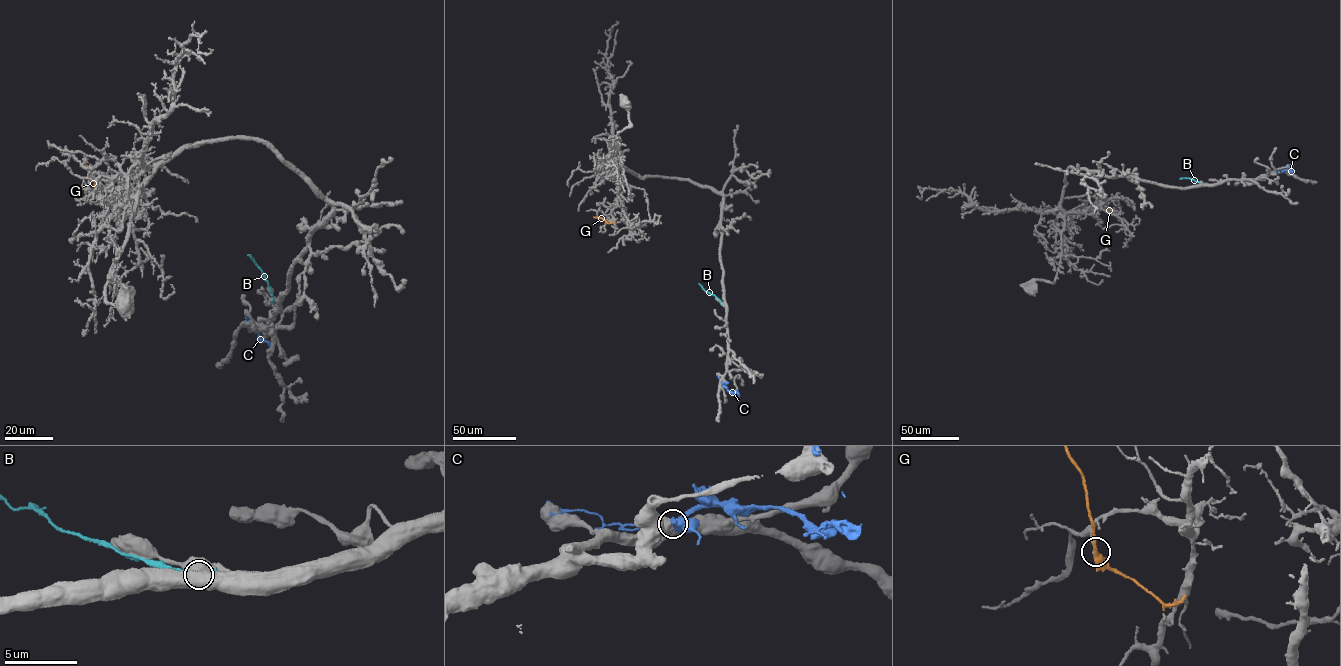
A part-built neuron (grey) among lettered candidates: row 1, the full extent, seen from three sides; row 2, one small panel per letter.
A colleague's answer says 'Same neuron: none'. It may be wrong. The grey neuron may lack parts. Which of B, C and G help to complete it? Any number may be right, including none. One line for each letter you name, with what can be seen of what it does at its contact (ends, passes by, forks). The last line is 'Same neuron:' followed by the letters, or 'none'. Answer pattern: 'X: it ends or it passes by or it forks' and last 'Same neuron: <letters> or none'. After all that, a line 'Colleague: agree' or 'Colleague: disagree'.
Same neuron: none
Colleague: agree

